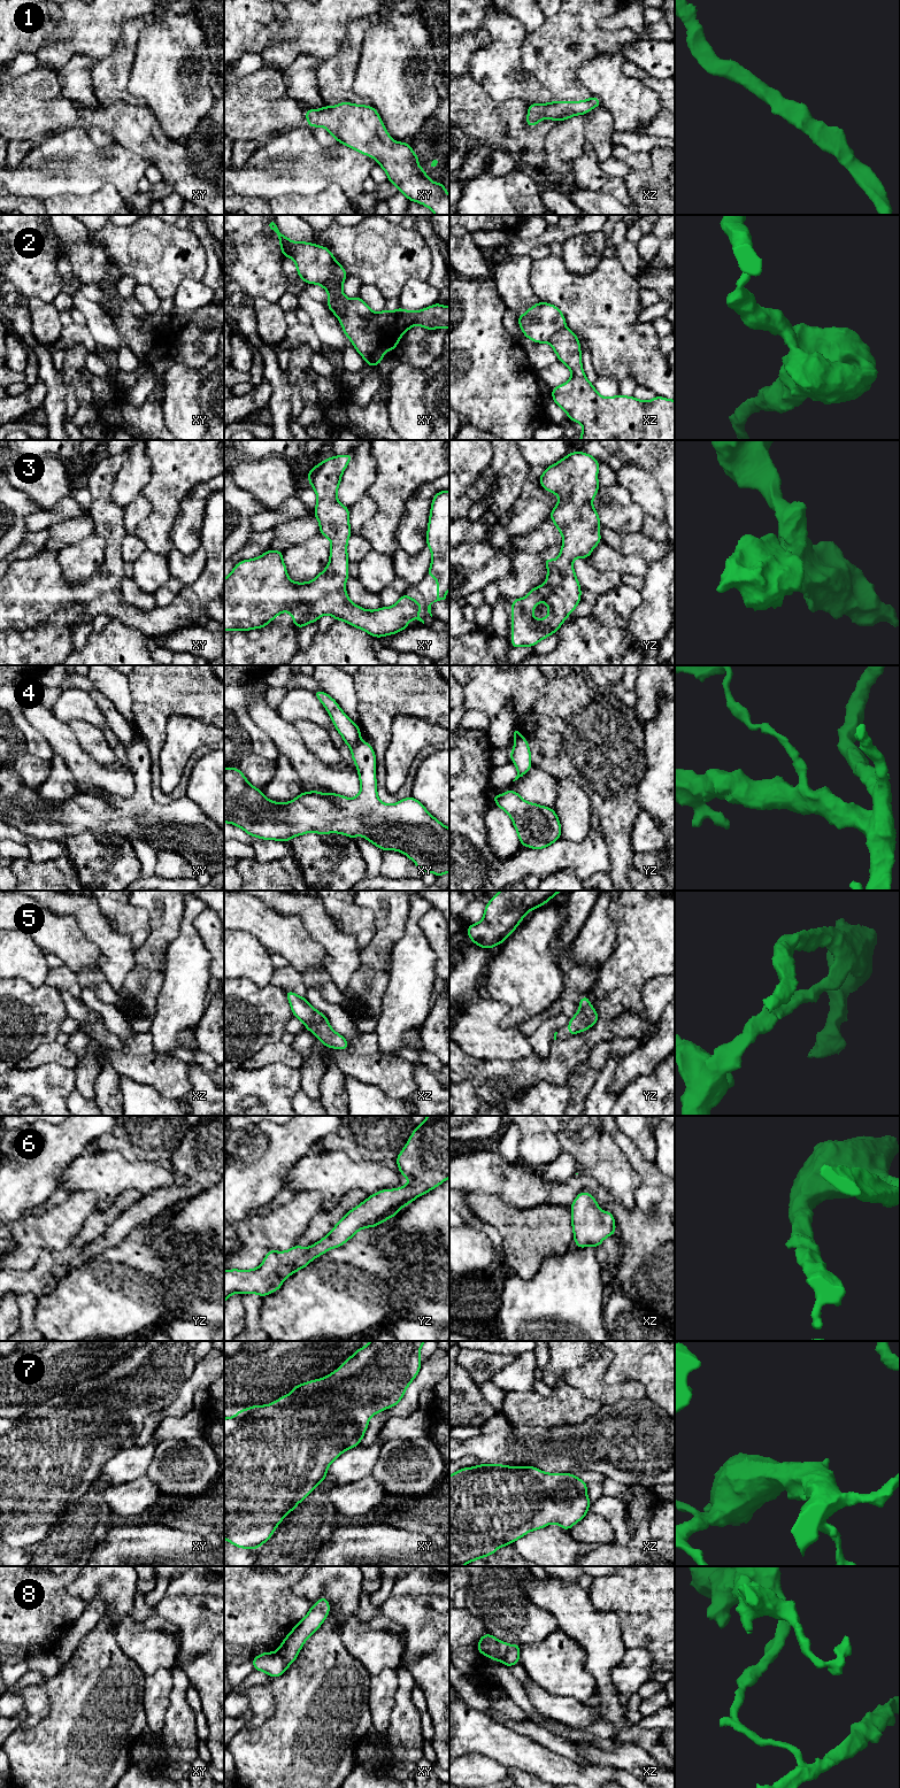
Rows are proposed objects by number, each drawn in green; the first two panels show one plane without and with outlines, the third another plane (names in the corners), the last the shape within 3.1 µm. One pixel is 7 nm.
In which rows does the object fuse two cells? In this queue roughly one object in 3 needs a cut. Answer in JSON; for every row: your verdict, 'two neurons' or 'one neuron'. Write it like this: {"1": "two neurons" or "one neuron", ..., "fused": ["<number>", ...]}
{"1": "one neuron", "2": "two neurons", "3": "one neuron", "4": "two neurons", "5": "one neuron", "6": "one neuron", "7": "one neuron", "8": "two neurons", "fused": ["2", "4", "8"]}

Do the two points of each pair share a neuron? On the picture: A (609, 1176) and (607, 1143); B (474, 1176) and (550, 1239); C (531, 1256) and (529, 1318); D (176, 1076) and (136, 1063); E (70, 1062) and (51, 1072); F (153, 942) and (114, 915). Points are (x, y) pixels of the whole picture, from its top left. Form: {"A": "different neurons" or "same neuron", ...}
{"A": "same neuron", "B": "different neurons", "C": "different neurons", "D": "same neuron", "E": "different neurons", "F": "different neurons"}

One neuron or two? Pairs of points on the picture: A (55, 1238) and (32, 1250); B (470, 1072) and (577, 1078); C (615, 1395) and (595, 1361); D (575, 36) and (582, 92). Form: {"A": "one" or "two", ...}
{"A": "one", "B": "two", "C": "one", "D": "one"}

